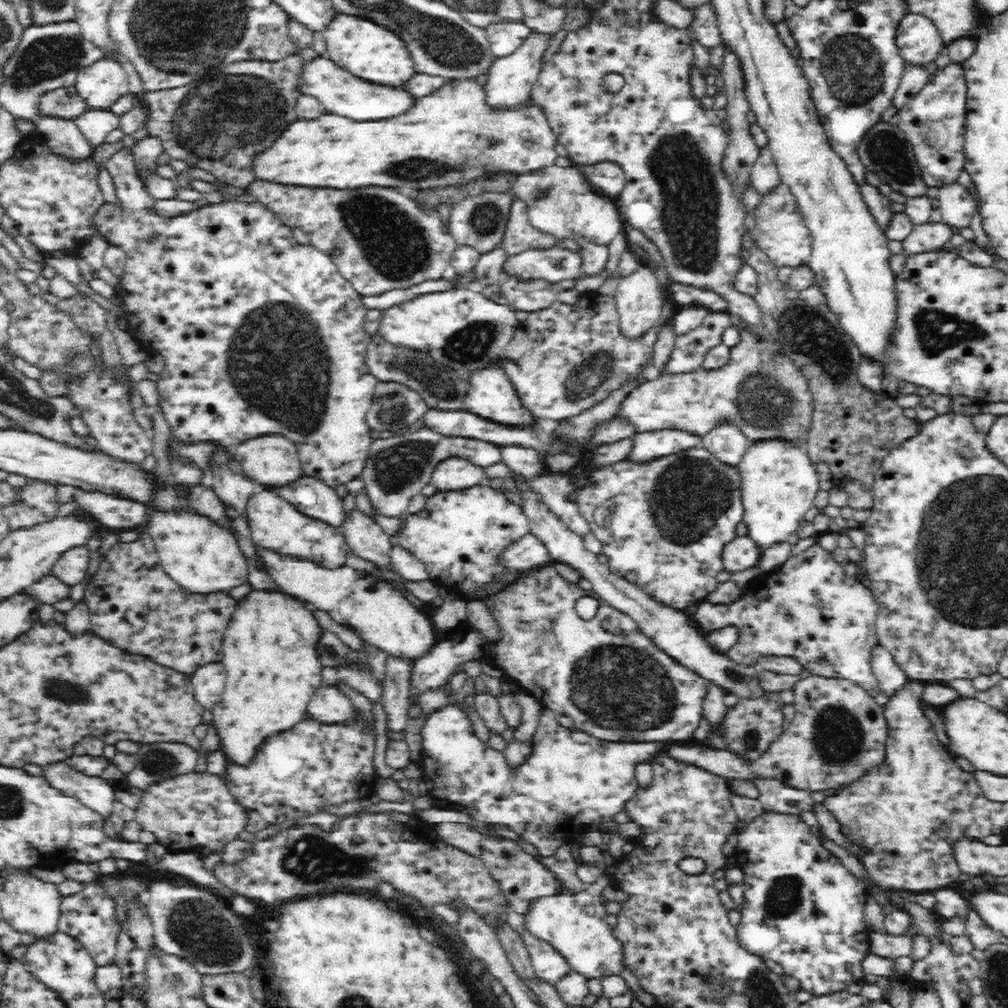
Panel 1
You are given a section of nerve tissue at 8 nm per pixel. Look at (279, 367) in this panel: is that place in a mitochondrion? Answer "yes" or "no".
yes

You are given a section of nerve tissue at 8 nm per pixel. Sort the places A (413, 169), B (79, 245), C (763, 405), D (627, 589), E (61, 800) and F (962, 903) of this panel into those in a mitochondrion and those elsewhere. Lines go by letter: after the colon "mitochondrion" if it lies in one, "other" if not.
A: mitochondrion
B: other
C: mitochondrion
D: other
E: other
F: other

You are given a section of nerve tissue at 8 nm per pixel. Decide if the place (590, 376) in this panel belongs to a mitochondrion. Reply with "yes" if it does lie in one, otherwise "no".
yes

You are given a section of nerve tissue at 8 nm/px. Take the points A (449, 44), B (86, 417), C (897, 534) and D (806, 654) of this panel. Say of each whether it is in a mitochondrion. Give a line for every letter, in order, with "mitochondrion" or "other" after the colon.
A: mitochondrion
B: other
C: other
D: other

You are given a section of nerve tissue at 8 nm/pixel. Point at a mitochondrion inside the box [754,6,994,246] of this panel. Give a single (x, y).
(852, 68)

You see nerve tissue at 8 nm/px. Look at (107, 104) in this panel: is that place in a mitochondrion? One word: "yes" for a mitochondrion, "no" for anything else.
no

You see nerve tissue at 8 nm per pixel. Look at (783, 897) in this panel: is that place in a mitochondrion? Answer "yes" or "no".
yes

